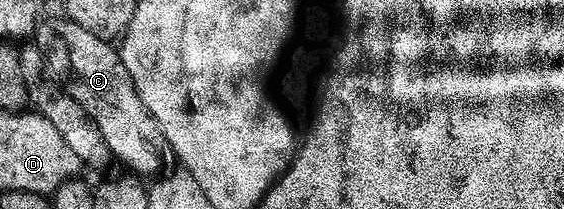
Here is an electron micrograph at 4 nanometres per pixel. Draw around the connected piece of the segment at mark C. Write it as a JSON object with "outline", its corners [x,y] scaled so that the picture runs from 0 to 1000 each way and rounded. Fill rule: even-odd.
{"outline":[[[108,96],[101,124],[101,182],[115,215],[115,297],[122,311],[122,359],[112,373],[112,407],[122,455],[161,555],[161,574],[176,612],[183,670],[190,689],[195,742],[207,756],[222,794],[230,794],[234,828],[243,842],[271,833],[285,794],[285,770],[296,742],[296,684],[285,641],[282,593],[261,536],[254,478],[239,440],[239,402],[225,344],[222,311],[215,301],[213,234],[195,187],[168,172],[168,153],[154,153],[154,134],[140,134],[140,115],[121,96]]]}

